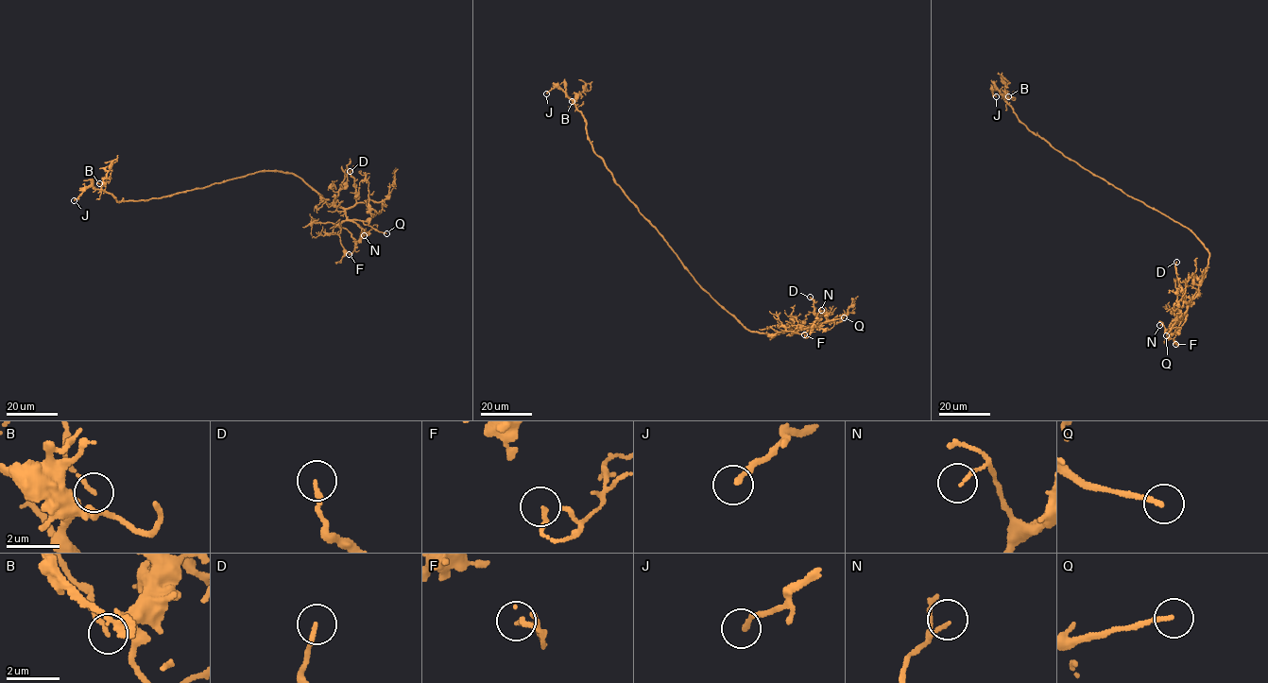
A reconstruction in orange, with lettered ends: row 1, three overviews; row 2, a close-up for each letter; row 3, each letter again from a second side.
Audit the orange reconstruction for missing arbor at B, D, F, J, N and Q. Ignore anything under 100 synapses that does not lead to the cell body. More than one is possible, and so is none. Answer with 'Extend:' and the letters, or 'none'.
Extend: Q

